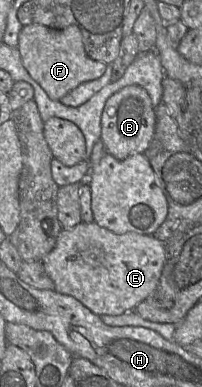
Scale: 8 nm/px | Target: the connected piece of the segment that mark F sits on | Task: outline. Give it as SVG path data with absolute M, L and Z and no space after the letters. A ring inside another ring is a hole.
M41 24L22 27L18 48L22 63L52 100L60 100L80 84L100 78L106 64L91 59L85 52L82 33L75 25L53 29Z

